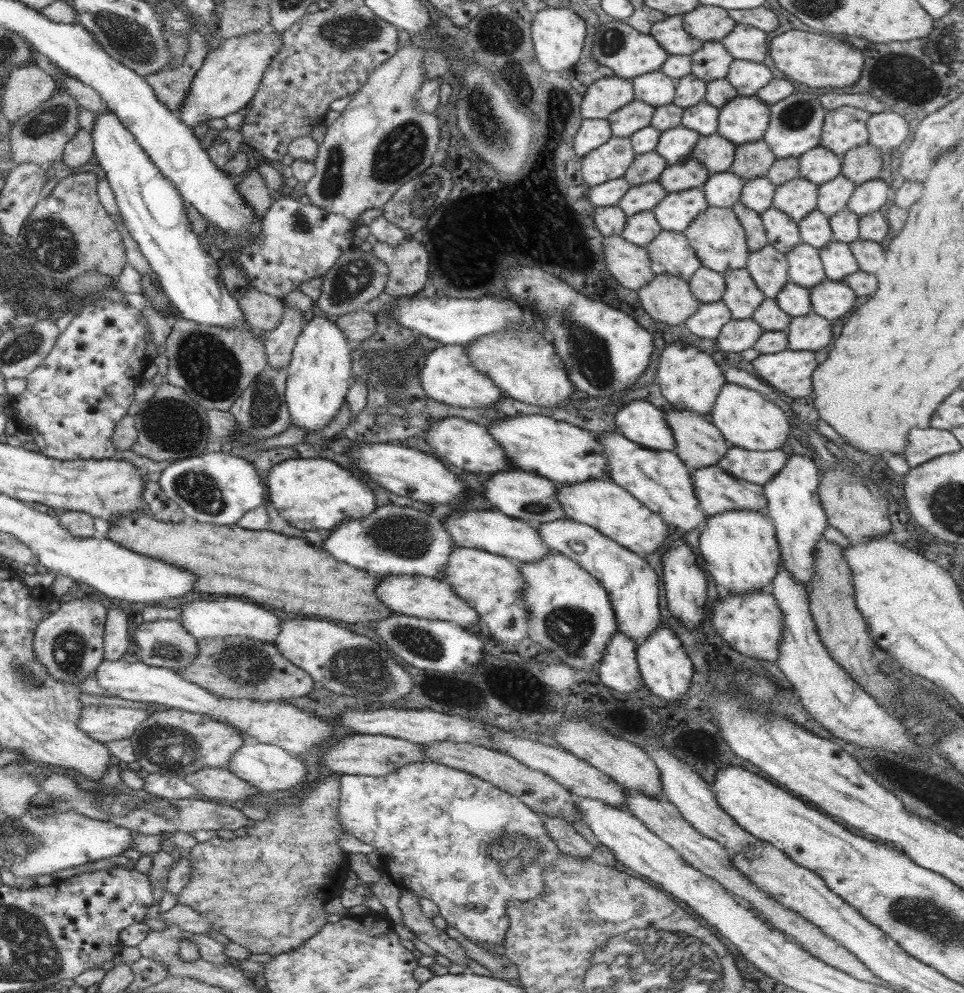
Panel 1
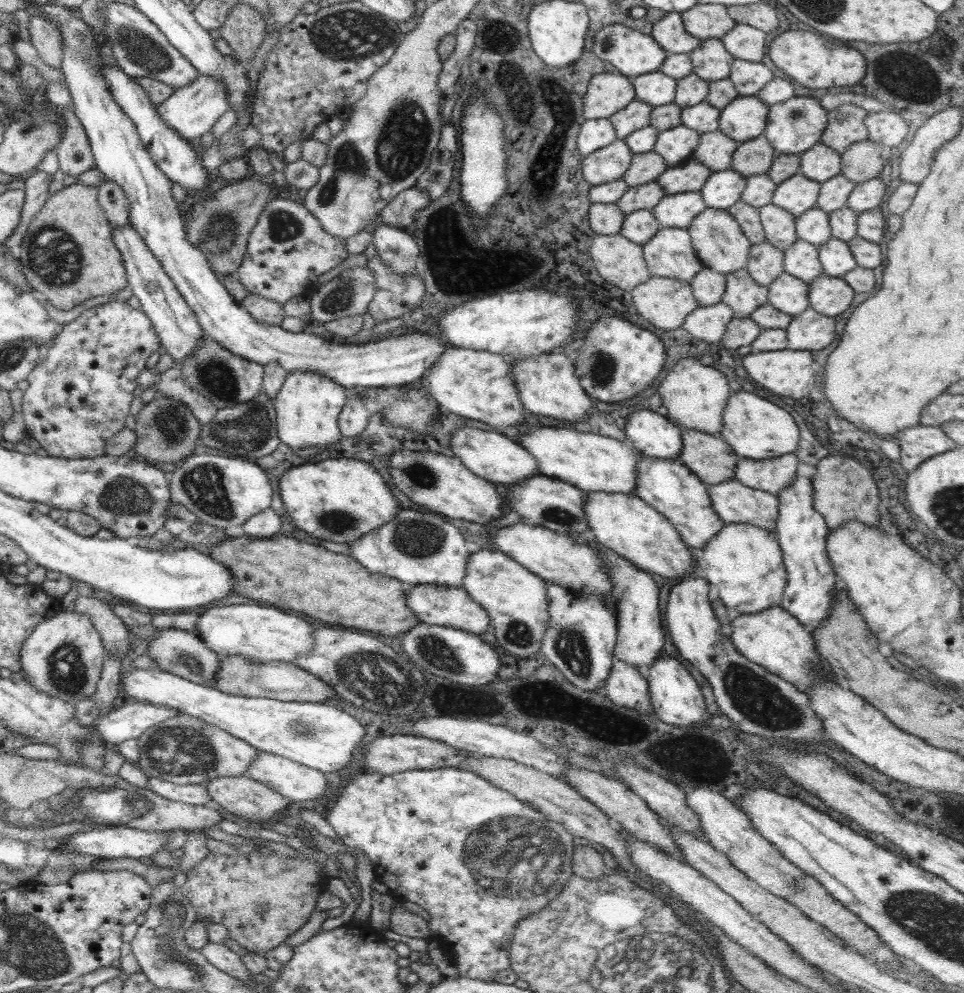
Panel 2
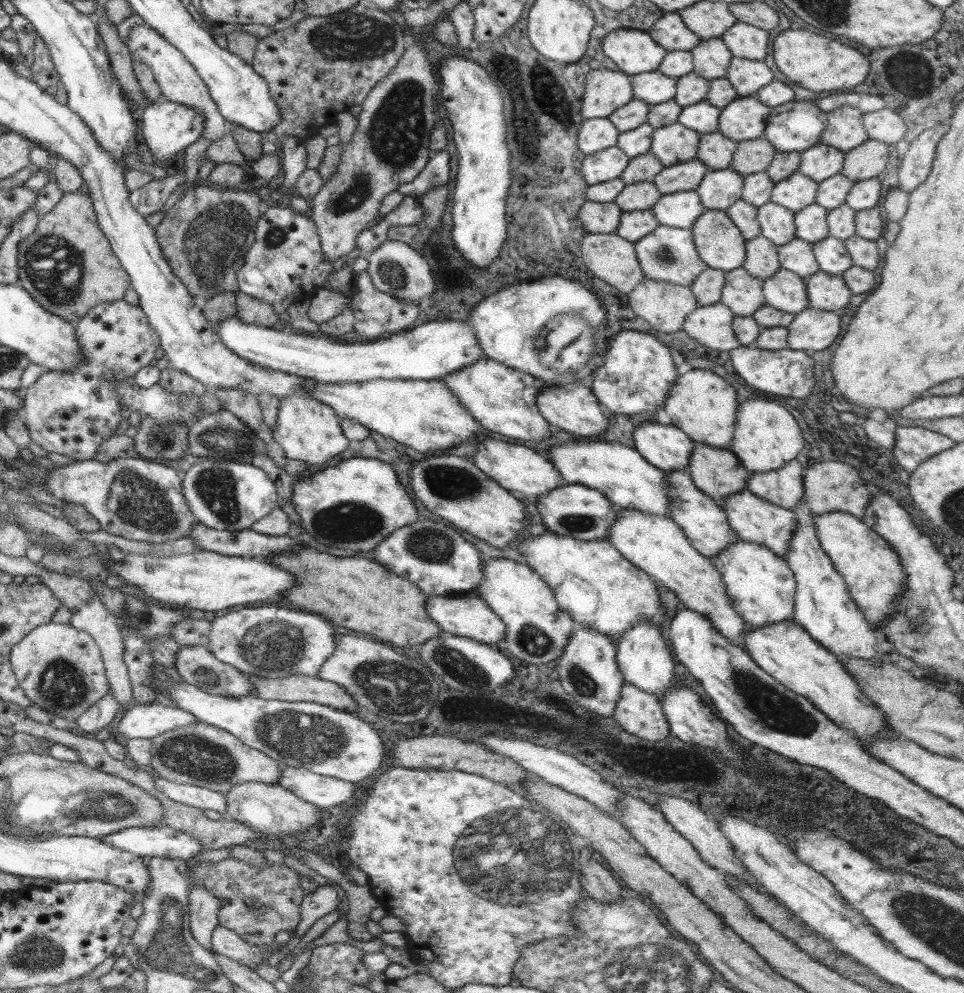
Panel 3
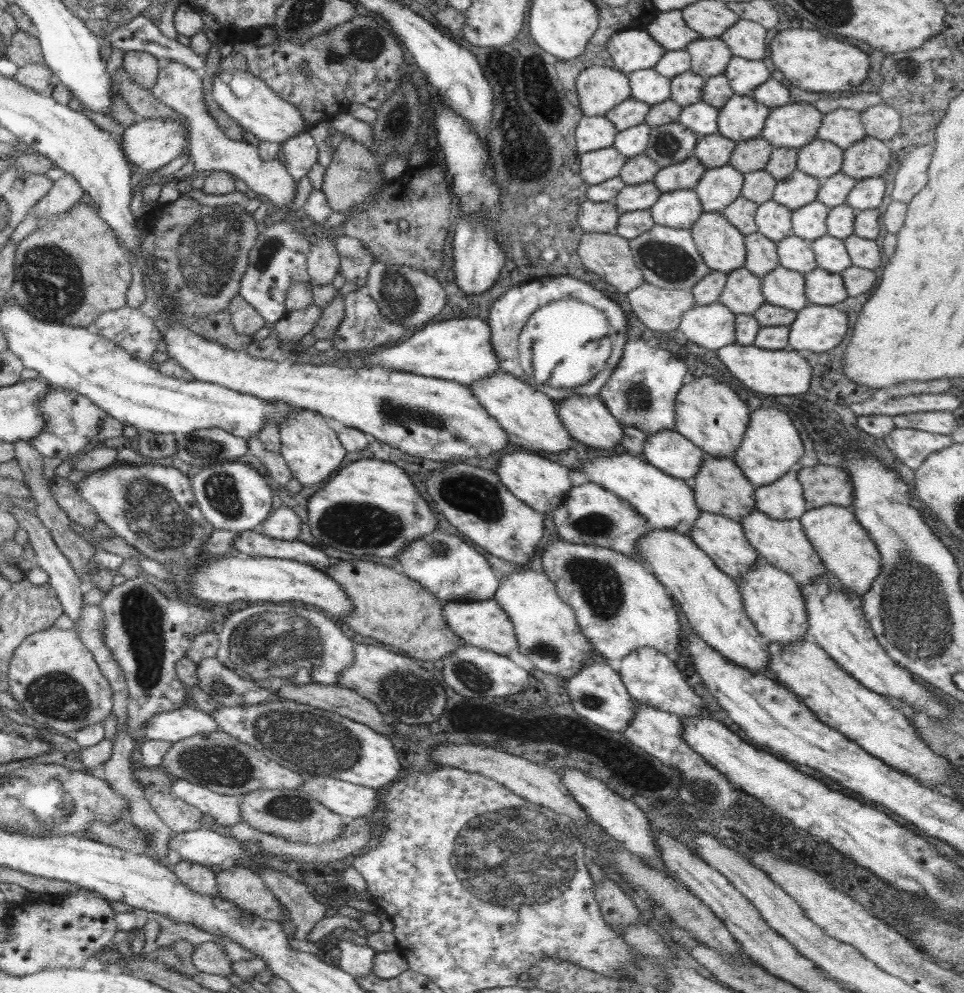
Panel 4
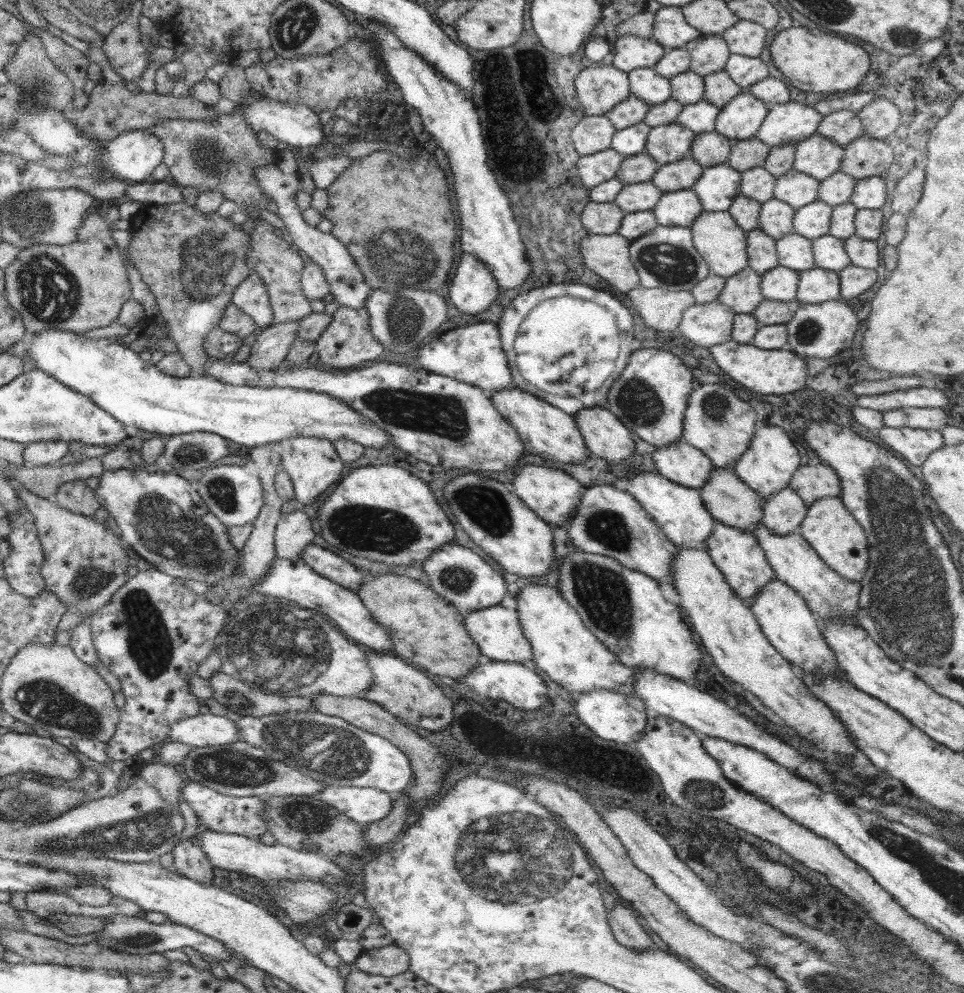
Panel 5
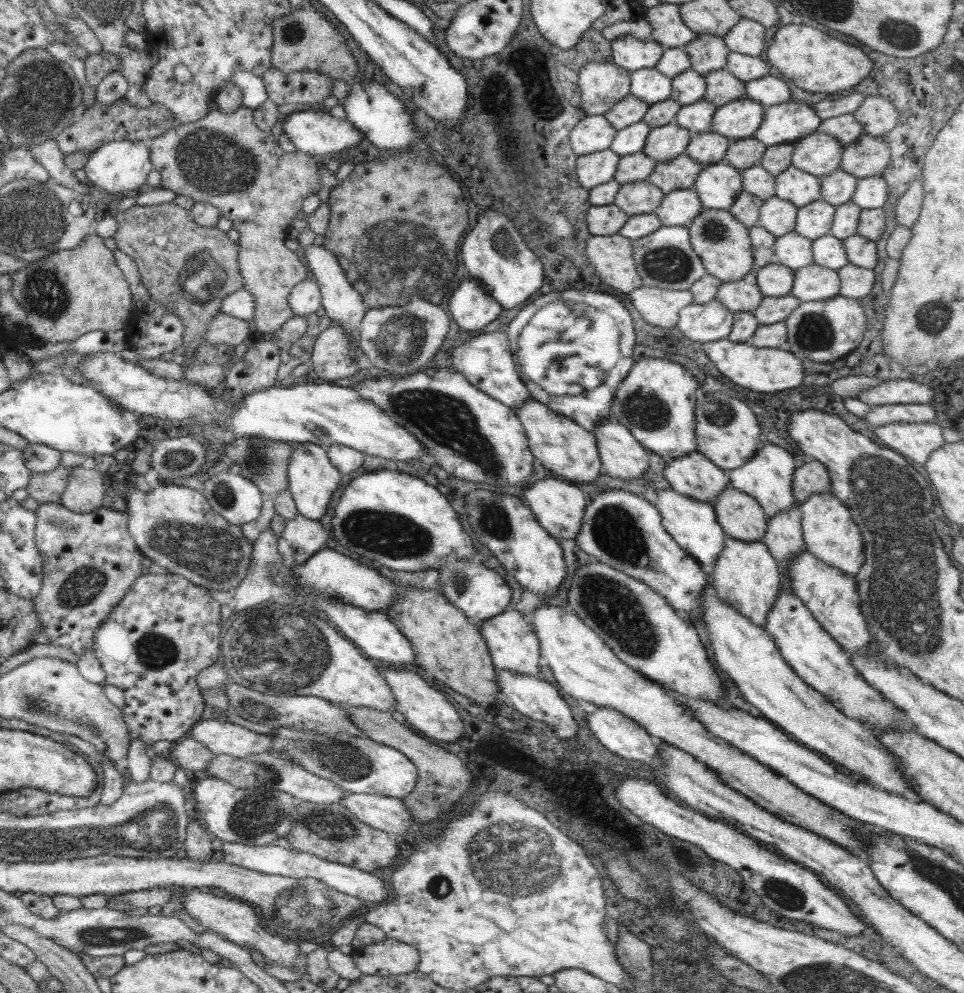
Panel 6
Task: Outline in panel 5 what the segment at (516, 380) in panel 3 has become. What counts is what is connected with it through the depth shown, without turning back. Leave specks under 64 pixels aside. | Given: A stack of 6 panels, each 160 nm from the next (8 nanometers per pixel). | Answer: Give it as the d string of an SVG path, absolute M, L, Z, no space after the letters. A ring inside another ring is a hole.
M516 386L499 390L490 398L498 412L512 424L526 452L552 456L554 462L562 462L562 467L565 468L571 464L589 463L590 454L582 433L578 432L578 428L576 428L573 416Z

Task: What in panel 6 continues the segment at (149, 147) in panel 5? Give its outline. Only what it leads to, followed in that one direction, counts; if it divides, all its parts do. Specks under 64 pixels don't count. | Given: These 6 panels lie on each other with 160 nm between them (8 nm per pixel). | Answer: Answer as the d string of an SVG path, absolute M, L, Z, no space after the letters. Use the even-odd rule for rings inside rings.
M122 140L104 144L88 154L81 175L83 179L102 191L127 194L137 193L137 190L146 184L148 174L153 170L148 142Z

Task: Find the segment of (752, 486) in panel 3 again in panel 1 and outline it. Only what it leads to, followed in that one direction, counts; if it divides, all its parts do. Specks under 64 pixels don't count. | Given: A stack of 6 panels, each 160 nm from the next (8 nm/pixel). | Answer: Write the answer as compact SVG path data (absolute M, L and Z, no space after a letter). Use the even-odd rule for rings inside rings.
M730 444L718 464L735 477L763 486L785 467L788 457L782 449L748 451Z

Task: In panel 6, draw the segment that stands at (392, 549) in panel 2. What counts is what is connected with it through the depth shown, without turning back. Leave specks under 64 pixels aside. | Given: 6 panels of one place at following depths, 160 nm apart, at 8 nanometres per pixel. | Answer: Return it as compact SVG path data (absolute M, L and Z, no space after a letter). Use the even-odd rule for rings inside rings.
M463 558L463 560L451 562L443 566L440 572L440 592L456 608L459 608L474 626L480 628L484 621L508 609L511 601L511 588L506 584L504 577L476 559Z

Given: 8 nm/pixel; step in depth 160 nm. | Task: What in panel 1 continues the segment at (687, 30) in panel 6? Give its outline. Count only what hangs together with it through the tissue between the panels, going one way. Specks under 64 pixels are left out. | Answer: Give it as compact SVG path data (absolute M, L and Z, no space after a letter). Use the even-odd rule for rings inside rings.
M681 15L668 16L662 22L654 23L649 35L653 36L669 55L691 55L703 45L701 40L685 31Z

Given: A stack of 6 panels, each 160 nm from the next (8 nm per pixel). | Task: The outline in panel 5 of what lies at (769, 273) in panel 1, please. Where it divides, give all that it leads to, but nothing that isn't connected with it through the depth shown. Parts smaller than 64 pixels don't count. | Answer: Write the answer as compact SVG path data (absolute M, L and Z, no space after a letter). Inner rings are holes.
M749 230L747 233L748 267L759 275L779 265L775 238L770 238L764 231Z

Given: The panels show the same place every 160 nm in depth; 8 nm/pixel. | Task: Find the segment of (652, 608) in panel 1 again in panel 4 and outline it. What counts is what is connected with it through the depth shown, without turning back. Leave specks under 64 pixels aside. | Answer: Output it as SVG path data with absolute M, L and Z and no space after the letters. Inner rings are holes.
M643 647L634 651L632 655L624 657L620 663L621 679L628 695L633 700L664 712L670 712L681 719L687 718L687 716L696 716L705 712L705 710L709 711L704 700L688 686L686 680L682 677L674 658L668 658L654 648Z

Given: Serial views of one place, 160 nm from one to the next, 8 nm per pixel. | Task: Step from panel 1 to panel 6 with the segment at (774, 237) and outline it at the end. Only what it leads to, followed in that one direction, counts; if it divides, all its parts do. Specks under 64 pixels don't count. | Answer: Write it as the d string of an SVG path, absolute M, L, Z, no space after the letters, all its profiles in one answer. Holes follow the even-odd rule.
M776 195L763 202L758 225L776 238L795 230L798 207Z

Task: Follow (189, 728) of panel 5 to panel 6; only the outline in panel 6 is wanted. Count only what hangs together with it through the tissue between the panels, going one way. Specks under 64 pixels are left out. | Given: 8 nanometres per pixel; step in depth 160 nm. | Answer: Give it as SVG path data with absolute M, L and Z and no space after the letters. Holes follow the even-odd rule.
M201 719L186 734L201 742L214 755L244 758L257 752L271 752L271 738L232 721Z

